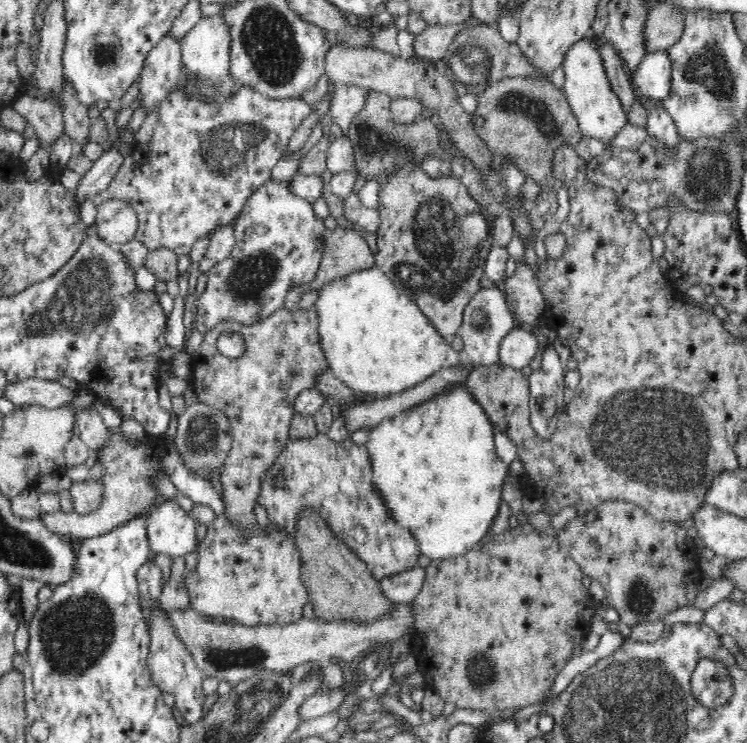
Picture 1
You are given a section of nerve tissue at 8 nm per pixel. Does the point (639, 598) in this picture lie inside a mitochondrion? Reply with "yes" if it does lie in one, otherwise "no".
yes

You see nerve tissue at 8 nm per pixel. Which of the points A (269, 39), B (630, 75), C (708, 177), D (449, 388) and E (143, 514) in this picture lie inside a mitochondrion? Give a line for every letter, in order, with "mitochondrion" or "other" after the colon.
A: mitochondrion
B: other
C: mitochondrion
D: other
E: other

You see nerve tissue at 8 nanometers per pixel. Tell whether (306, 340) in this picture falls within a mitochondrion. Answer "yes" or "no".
yes

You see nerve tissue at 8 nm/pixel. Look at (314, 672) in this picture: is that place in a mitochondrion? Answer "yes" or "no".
no

